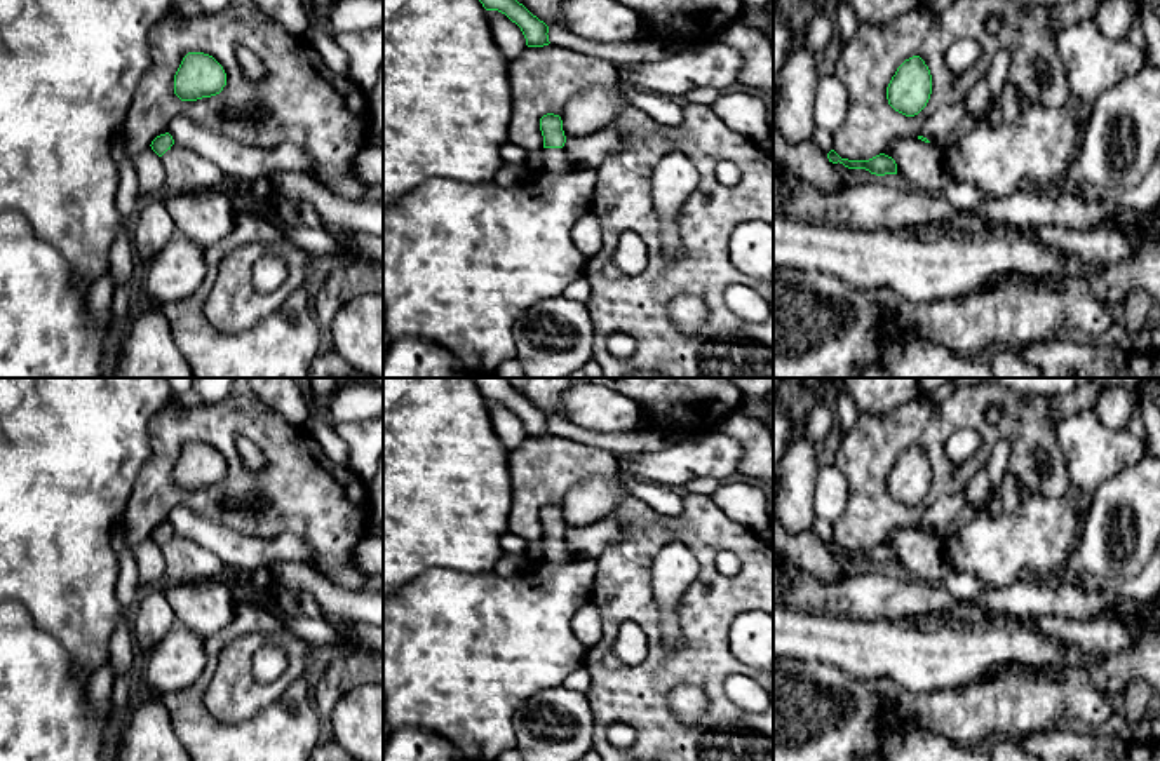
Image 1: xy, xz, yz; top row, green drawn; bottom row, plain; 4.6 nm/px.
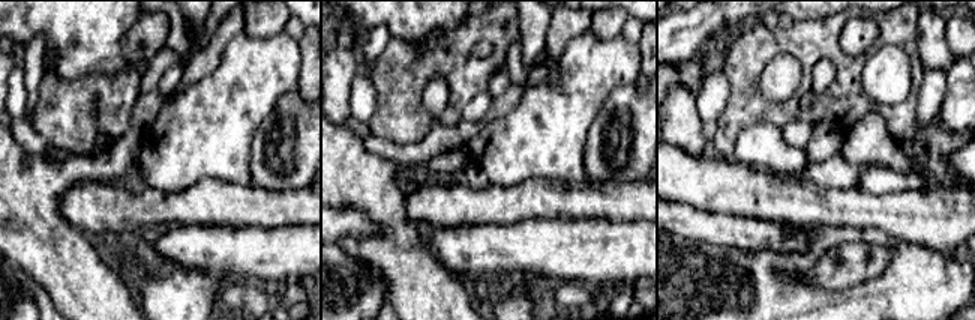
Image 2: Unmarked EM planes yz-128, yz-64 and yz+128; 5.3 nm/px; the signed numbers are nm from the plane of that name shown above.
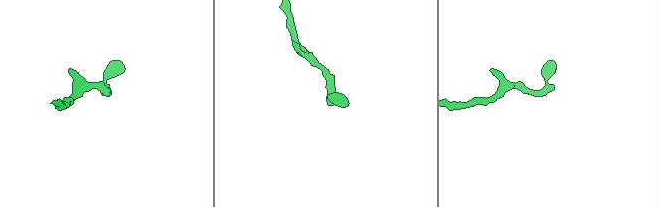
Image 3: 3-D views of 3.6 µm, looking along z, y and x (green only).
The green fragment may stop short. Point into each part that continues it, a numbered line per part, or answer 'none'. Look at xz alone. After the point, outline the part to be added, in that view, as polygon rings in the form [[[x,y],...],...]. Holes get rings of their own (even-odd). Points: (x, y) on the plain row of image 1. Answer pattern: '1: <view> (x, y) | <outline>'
1: xz (554, 549) | [[[543,538],[542,547],[543,547],[543,561],[549,564],[561,566],[571,561],[571,556],[563,538]]]

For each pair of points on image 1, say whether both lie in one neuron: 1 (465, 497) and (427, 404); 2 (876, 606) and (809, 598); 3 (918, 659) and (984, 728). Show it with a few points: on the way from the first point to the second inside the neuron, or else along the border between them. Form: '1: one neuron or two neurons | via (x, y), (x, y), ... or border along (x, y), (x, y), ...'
1: one neuron | via (443, 474), (427, 458), (427, 427)
2: one neuron | via (859, 598), (826, 598)
3: two neurons | border along (986, 678), (953, 688), (906, 690)

